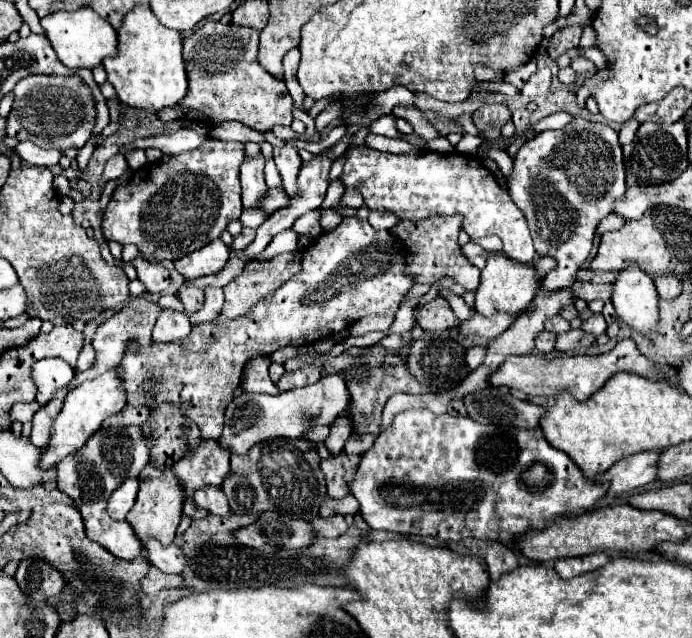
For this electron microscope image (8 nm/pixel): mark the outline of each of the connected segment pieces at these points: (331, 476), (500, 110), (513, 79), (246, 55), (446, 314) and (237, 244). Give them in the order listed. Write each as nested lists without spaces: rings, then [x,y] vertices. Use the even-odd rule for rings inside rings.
[[[336,455],[336,457],[322,461],[320,467],[326,475],[326,487],[328,487],[330,497],[340,499],[350,493],[348,481],[350,481],[350,473],[354,473],[356,465],[358,465],[358,457],[352,457],[352,465],[350,465],[346,455]]]
[[[486,103],[478,111],[474,111],[472,119],[474,119],[474,125],[480,131],[478,135],[482,139],[486,139],[484,137],[486,129],[490,129],[490,127],[504,127],[510,121],[510,109],[506,105],[502,105],[502,103]]]
[[[532,59],[530,63],[526,63],[524,67],[520,67],[520,69],[512,71],[512,73],[506,73],[503,79],[521,90],[534,71],[536,71],[536,59]]]
[[[208,21],[184,39],[184,59],[190,89],[176,105],[162,109],[162,121],[206,123],[206,127],[222,121],[240,121],[258,131],[270,131],[274,125],[292,123],[292,97],[282,79],[264,73],[258,63],[258,31],[238,25]]]
[[[442,297],[426,303],[420,309],[416,321],[428,333],[446,333],[446,331],[450,331],[450,329],[454,329],[454,327],[460,325],[460,321],[454,315],[454,311],[450,309],[448,301],[442,299]]]
[[[242,229],[238,235],[234,235],[234,241],[232,241],[232,251],[238,251],[238,249],[244,249],[244,247],[248,247],[250,243],[252,243],[252,239],[254,239],[254,235],[256,235],[256,231],[254,229]]]

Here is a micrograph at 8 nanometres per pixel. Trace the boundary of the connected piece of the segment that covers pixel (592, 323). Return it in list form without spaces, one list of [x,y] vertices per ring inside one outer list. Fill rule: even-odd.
[[[594,315],[594,317],[590,317],[590,319],[586,319],[582,323],[582,329],[586,333],[592,333],[594,337],[598,337],[598,335],[602,335],[606,331],[606,321],[604,321],[602,315]]]

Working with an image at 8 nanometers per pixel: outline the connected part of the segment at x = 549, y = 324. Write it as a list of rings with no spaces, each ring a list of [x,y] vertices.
[[[554,315],[552,319],[546,321],[546,331],[550,331],[550,333],[560,335],[560,333],[564,333],[564,331],[568,331],[568,329],[570,329],[570,323],[564,321],[560,315]]]

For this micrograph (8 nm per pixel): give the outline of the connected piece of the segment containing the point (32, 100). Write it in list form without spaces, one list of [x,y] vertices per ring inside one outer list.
[[[32,75],[24,77],[14,87],[12,111],[6,119],[6,135],[18,141],[32,141],[42,149],[80,149],[92,135],[96,119],[96,103],[90,87],[78,77]]]

